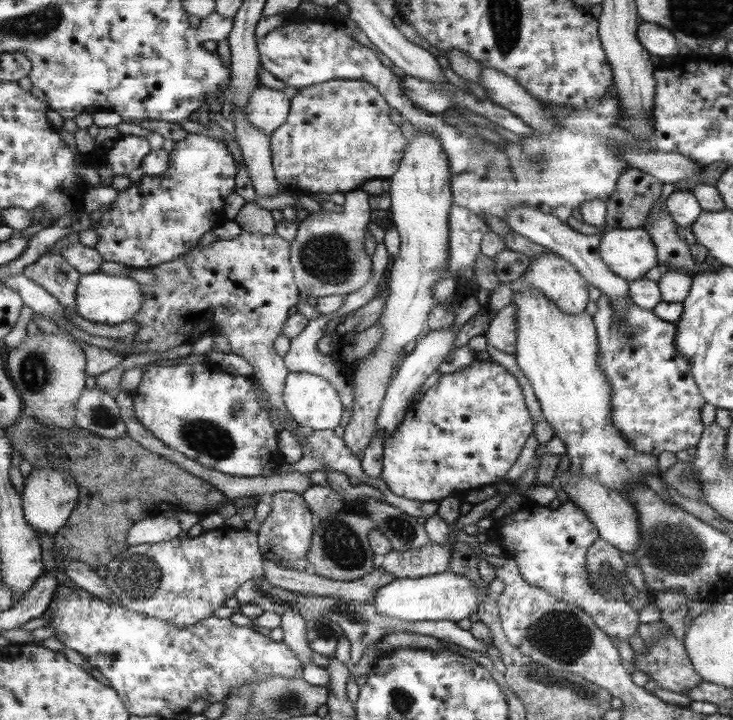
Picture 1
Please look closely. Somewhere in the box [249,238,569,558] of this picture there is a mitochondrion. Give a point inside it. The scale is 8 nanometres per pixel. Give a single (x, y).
(400, 529)

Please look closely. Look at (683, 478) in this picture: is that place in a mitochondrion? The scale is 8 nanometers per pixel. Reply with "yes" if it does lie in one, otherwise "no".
yes

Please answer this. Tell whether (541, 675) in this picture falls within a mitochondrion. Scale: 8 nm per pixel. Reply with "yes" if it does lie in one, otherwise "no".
yes

